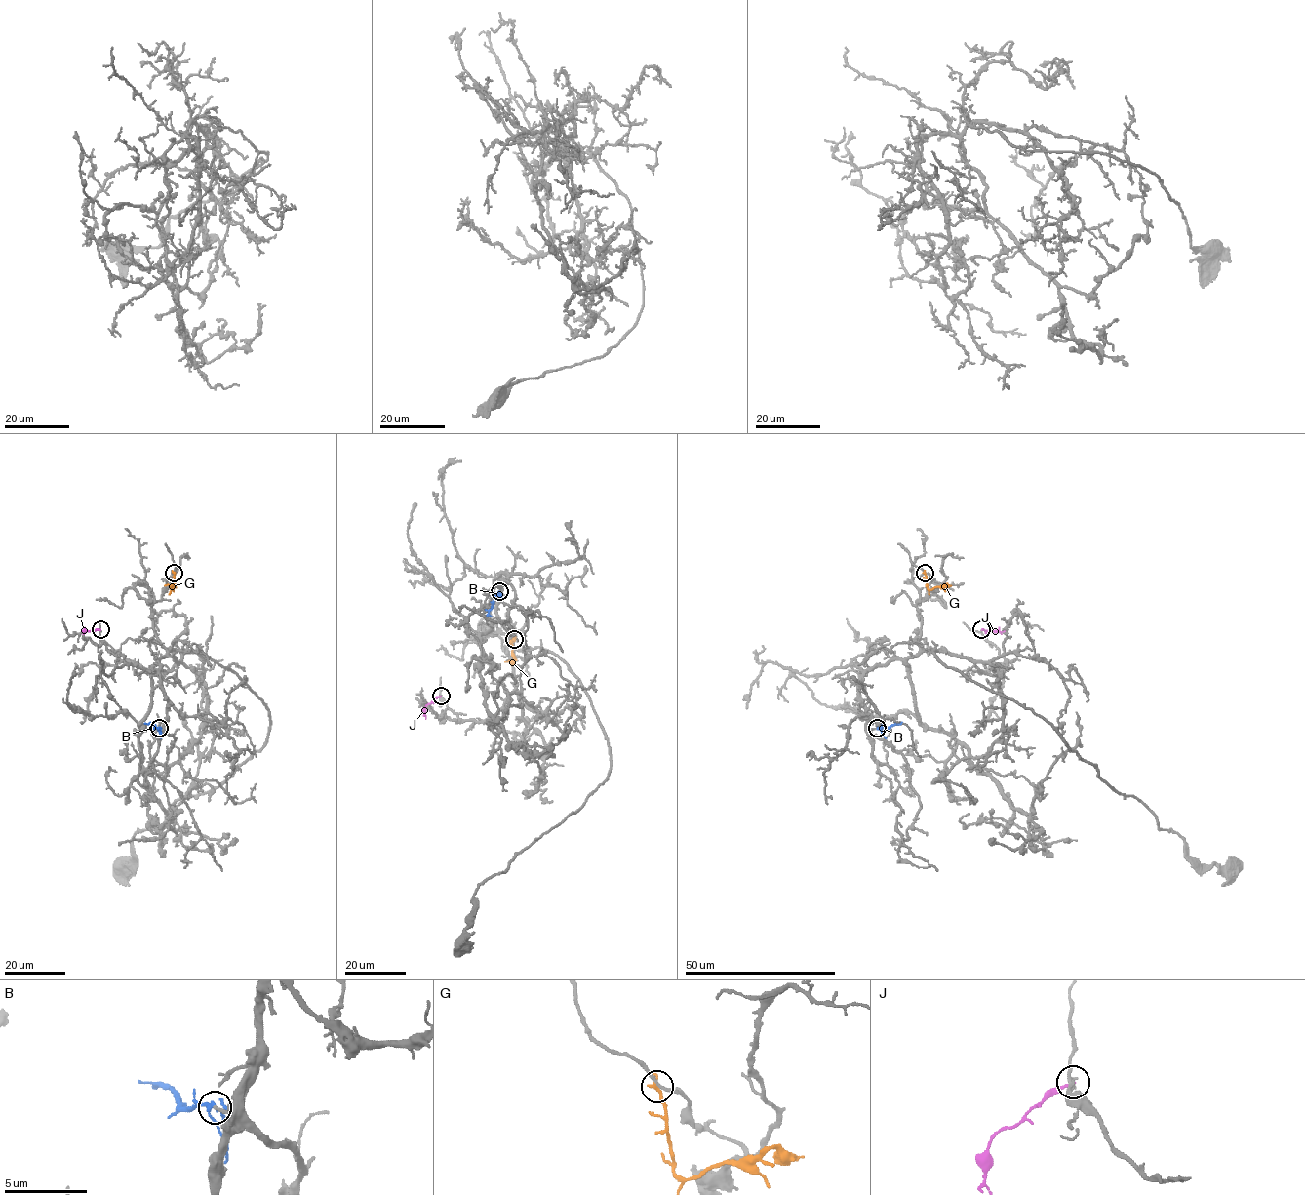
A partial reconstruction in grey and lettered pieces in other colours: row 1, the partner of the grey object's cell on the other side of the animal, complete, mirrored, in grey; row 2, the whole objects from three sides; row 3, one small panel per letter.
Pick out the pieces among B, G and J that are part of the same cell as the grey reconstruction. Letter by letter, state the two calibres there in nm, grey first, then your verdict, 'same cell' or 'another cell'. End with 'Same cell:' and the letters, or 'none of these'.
B: calibres 170 and 240 nm; same cell
G: calibres 180 and 280 nm; another cell
J: calibres 120 and 160 nm; another cell
Same cell: B

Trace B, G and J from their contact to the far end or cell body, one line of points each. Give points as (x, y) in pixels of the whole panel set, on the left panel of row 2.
B: (159, 728), (147, 724), (150, 722)
G: (174, 573), (172, 590), (174, 583), (164, 585)
J: (100, 629), (85, 631)

